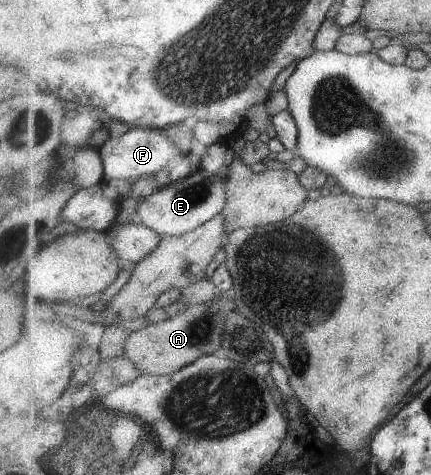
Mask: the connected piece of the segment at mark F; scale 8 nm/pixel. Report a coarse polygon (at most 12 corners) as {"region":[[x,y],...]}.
{"region":[[165,129],[102,141],[105,181],[131,183],[182,154]]}

